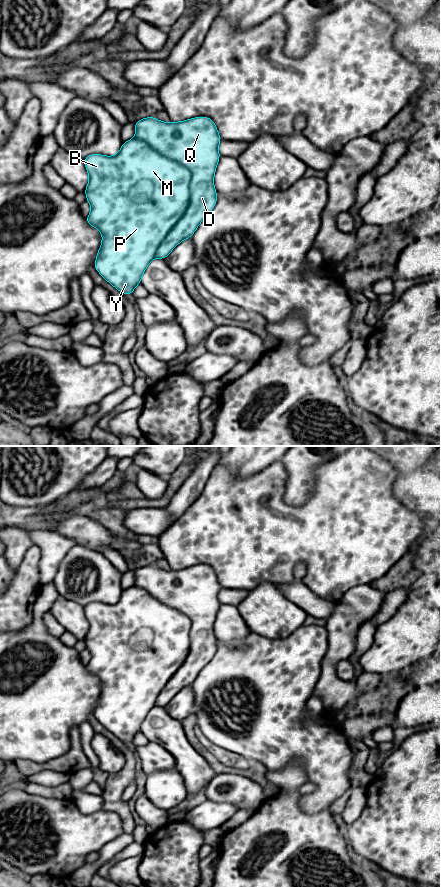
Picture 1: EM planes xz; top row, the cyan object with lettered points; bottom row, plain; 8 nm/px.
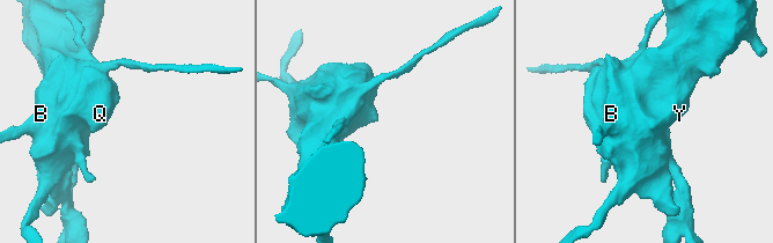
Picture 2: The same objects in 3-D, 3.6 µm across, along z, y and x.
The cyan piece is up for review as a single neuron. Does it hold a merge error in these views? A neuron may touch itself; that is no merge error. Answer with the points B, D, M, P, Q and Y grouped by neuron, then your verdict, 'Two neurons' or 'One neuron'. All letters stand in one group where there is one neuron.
Groups: B M P Y / D Q. Two neurons

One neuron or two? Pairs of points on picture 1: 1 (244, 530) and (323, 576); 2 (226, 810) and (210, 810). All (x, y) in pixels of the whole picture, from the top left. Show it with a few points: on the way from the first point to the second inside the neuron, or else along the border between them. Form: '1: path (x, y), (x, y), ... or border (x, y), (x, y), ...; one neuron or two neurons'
1: path (265, 537), (288, 537), (306, 555); one neuron
2: path (222, 810), (214, 810); one neuron

